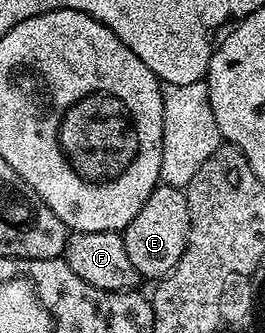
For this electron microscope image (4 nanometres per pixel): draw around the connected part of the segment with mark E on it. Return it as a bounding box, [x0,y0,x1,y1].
[121,186,190,278]

